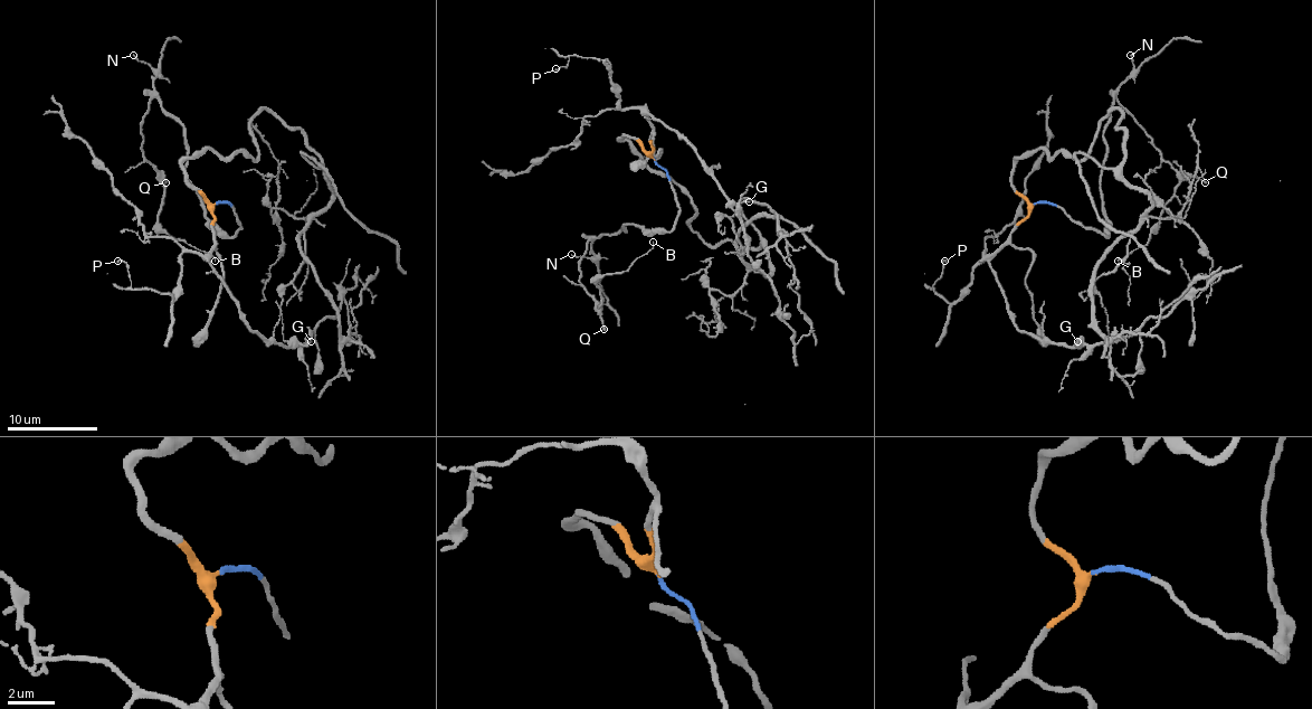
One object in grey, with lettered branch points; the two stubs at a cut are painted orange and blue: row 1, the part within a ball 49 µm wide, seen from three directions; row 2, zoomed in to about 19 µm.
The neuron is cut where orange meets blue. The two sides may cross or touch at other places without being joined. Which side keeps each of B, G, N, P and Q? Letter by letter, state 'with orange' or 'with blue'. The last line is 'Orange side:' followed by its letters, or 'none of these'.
B: with blue
G: with orange
N: with blue
P: with orange
Q: with blue
Orange side: G, P

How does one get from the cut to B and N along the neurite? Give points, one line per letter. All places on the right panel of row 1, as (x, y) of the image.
B: (1035, 205), (1057, 205), (1108, 236), (1103, 130), (1116, 100), (1176, 172), (1178, 185), (1149, 240), (1116, 262)
N: (1035, 205), (1057, 205), (1108, 236), (1103, 130), (1112, 97), (1132, 71), (1130, 55)

